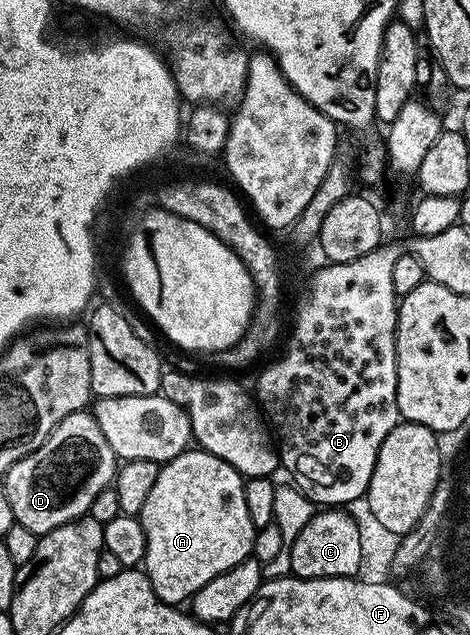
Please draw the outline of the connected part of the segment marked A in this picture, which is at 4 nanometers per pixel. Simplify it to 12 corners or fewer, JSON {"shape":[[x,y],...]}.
{"shape":[[201,447],[161,464],[142,568],[179,606],[250,556],[245,478]]}

